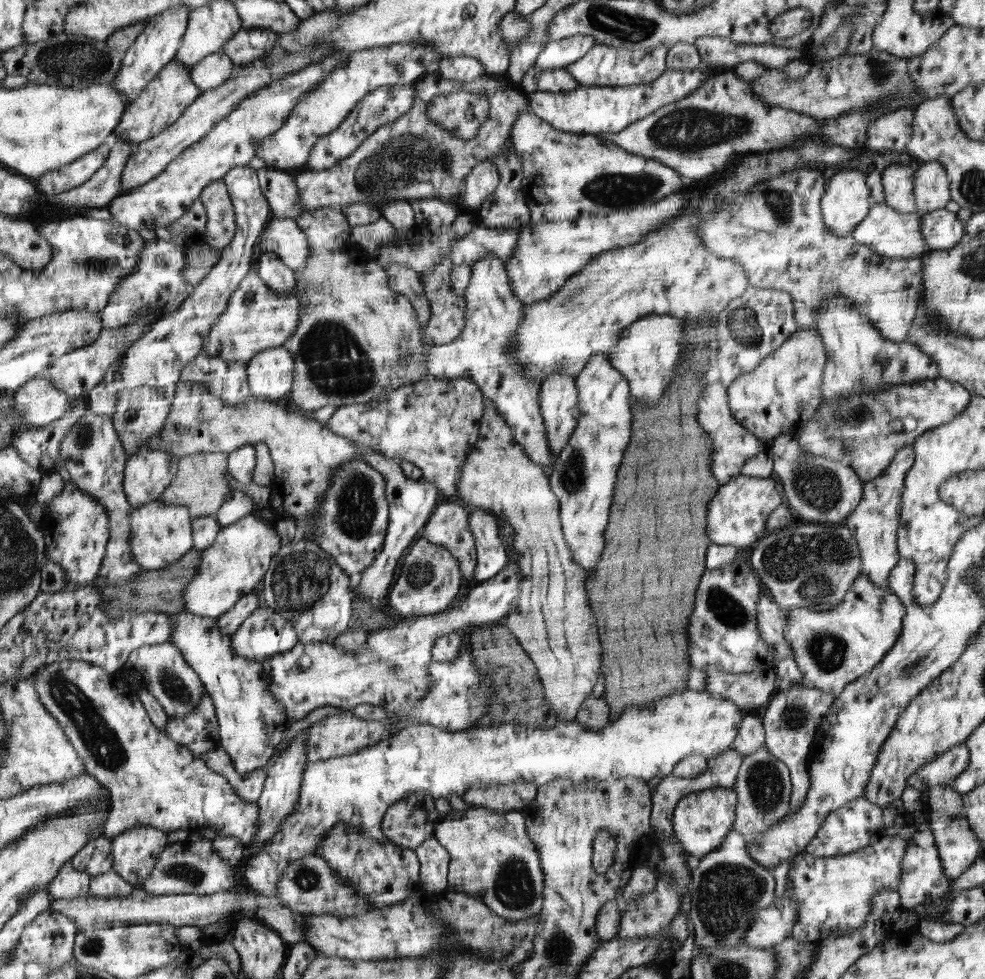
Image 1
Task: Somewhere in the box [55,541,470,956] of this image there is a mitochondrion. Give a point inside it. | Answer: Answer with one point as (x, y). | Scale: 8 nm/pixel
(301, 580)

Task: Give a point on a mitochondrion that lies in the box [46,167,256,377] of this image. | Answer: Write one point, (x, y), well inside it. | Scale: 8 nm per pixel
(97, 265)

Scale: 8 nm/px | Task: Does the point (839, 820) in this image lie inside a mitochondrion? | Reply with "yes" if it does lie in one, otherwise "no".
no

